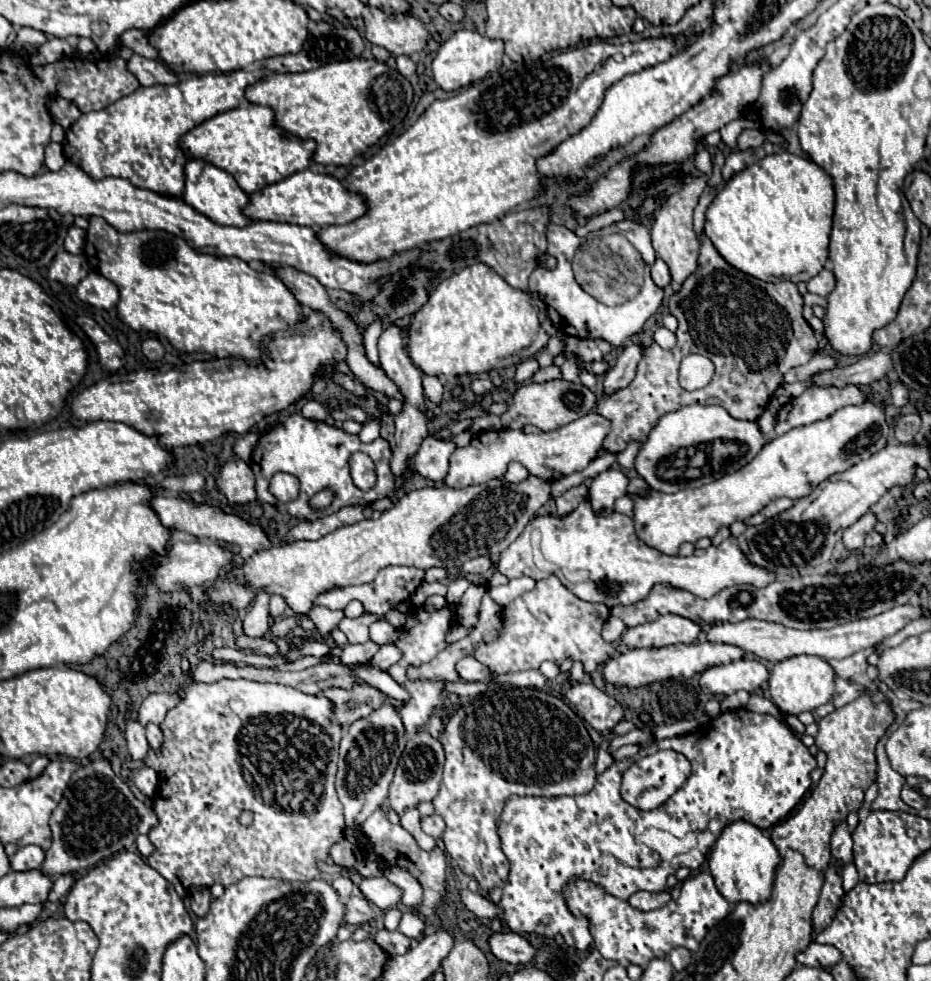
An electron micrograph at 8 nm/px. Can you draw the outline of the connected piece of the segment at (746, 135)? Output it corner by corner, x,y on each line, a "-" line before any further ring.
748,128
738,136
738,148
740,150
748,150
748,148
758,148
764,142
764,132
756,130
756,128

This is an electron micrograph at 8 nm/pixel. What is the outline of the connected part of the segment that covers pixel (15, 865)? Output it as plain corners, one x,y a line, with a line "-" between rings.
30,844
30,846
22,846
18,848
18,852
14,854
14,858
10,860
12,870
16,872
24,872
24,870
32,870
32,868
40,868
44,862
44,850

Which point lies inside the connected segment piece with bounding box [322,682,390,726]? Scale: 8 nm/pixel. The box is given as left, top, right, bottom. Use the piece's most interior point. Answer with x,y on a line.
349,705

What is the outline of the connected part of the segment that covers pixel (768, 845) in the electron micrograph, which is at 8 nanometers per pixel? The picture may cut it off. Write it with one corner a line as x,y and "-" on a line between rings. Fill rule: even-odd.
736,820
730,822
724,830
722,836
718,836
712,852
710,852
710,872
714,876
718,892
730,902
766,902
772,892
772,882
774,882
774,872
780,862
778,850
772,844
770,838
762,834
760,828
756,828
750,822

